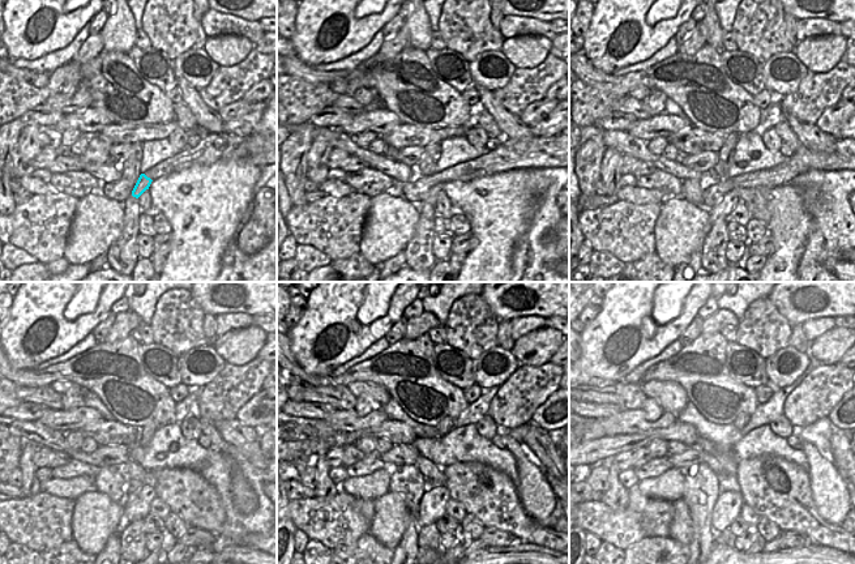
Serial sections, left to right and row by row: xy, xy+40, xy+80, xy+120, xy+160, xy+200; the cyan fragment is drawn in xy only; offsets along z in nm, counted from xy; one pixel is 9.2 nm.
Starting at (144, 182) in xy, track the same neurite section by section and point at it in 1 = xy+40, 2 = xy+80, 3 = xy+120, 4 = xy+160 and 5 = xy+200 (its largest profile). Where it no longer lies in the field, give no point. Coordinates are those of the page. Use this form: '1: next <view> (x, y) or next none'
1: next xy+40 (435, 191)
2: next xy+80 (729, 201)
3: next xy+120 (137, 507)
4: next xy+160 (434, 503)
5: next xy+200 (726, 509)

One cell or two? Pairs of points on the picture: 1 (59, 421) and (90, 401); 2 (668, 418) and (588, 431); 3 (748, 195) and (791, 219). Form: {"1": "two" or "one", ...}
{"1": "two", "2": "one", "3": "one"}

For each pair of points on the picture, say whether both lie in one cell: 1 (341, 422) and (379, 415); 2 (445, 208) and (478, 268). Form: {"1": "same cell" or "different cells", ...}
{"1": "same cell", "2": "different cells"}

